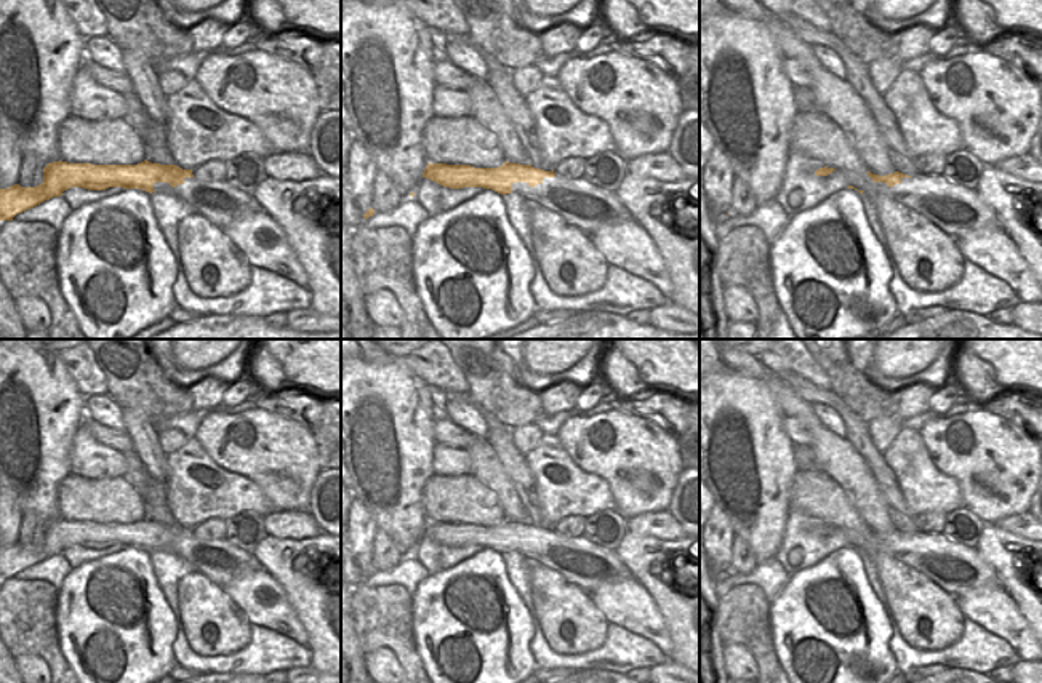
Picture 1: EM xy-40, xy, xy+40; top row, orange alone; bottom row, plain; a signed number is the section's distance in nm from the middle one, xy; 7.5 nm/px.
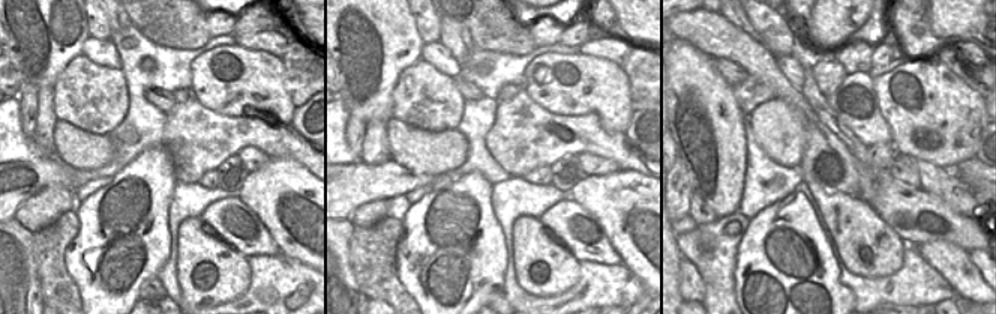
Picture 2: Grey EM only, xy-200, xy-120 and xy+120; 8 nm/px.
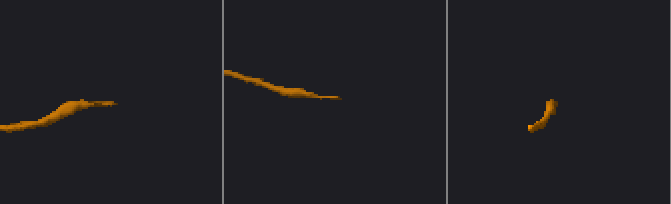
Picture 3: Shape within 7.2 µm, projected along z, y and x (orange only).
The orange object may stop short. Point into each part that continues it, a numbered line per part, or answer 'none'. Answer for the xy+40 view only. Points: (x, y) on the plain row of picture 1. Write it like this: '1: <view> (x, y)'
1: xy+40 (954, 568)

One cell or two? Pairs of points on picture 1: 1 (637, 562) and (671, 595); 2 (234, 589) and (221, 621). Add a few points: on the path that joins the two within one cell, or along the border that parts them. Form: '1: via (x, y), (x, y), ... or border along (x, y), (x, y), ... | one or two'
1: via (644, 570), (663, 589) | one
2: border along (221, 587), (250, 624) | two

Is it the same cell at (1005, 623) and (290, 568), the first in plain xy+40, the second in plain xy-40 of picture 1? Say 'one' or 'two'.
two

